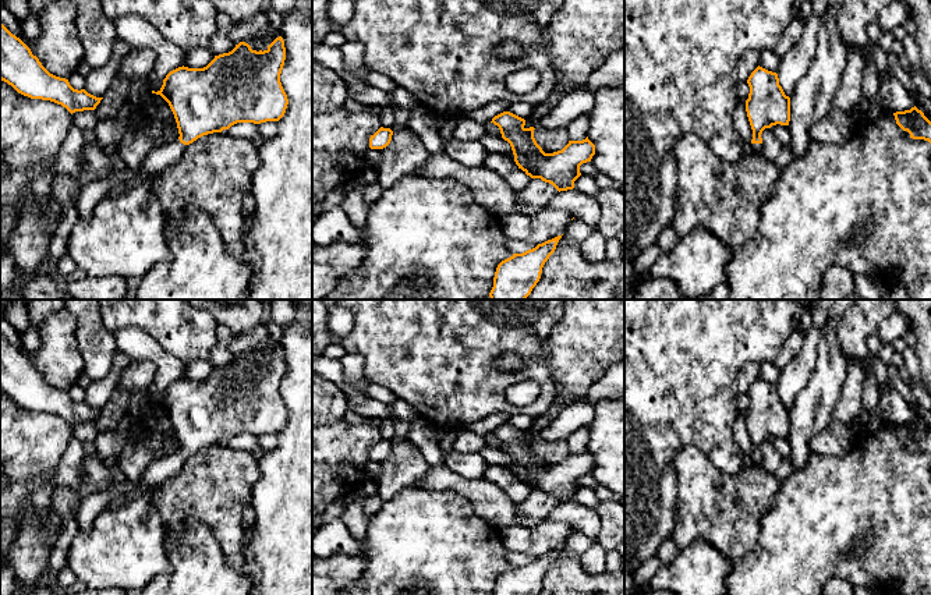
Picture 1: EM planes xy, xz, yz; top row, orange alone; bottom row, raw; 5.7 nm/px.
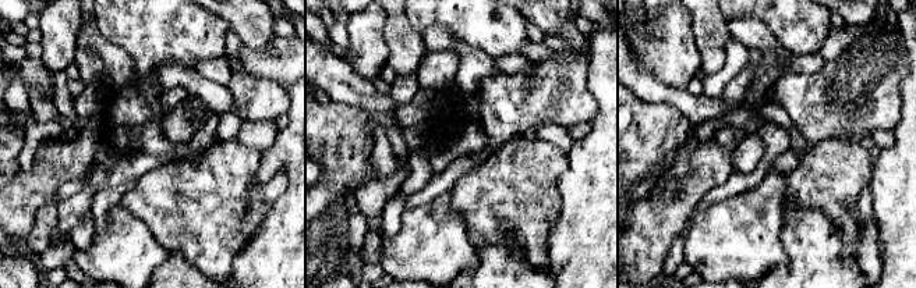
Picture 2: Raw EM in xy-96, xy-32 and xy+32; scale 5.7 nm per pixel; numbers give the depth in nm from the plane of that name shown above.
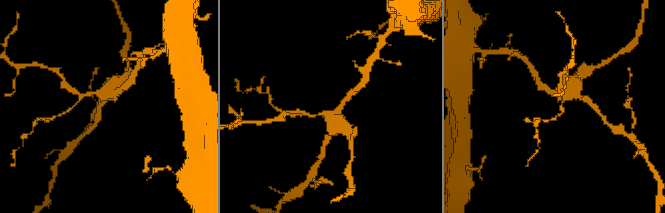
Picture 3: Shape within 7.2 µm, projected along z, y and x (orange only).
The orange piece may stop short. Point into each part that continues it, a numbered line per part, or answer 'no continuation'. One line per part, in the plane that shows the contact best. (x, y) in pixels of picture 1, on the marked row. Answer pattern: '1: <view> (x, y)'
1: xy (162, 156)

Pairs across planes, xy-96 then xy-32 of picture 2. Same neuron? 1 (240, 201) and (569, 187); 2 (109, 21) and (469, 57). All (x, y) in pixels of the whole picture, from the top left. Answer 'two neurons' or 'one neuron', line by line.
1: two neurons
2: two neurons

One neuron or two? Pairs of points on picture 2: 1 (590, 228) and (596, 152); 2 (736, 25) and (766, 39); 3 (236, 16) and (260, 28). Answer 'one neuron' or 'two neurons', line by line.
1: one neuron
2: one neuron
3: one neuron

